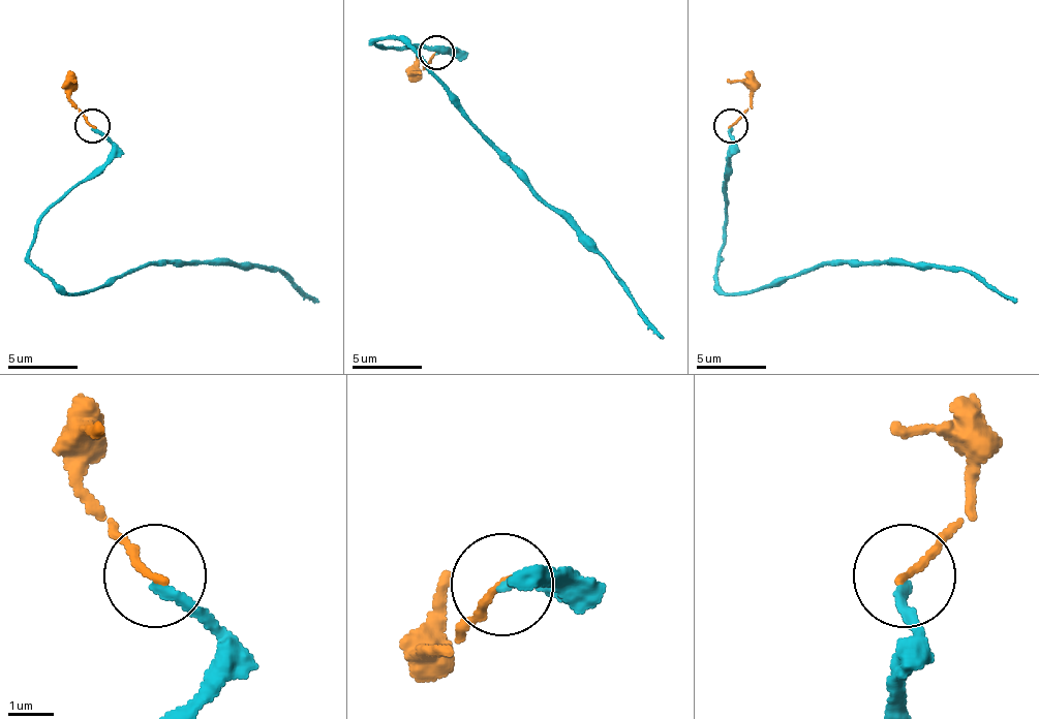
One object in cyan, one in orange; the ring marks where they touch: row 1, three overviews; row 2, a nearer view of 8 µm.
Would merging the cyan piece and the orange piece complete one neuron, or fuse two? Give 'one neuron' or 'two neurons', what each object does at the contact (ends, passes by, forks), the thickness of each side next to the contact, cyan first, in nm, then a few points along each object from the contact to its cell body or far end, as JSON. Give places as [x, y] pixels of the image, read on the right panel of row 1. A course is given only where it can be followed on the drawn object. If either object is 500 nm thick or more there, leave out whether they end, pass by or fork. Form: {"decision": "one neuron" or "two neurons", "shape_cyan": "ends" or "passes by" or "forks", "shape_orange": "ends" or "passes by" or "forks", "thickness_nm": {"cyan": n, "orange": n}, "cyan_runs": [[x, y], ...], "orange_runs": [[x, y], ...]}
{"decision": "two neurons", "shape_cyan": "ends", "shape_orange": "ends", "thickness_nm": {"cyan": 220, "orange": 180}, "cyan_runs": [[730, 128], [733, 156], [715, 281], [726, 292], [782, 285], [827, 264], [939, 264], [964, 268], [1015, 303]], "orange_runs": [[730, 125], [751, 97], [747, 86], [726, 80]]}

